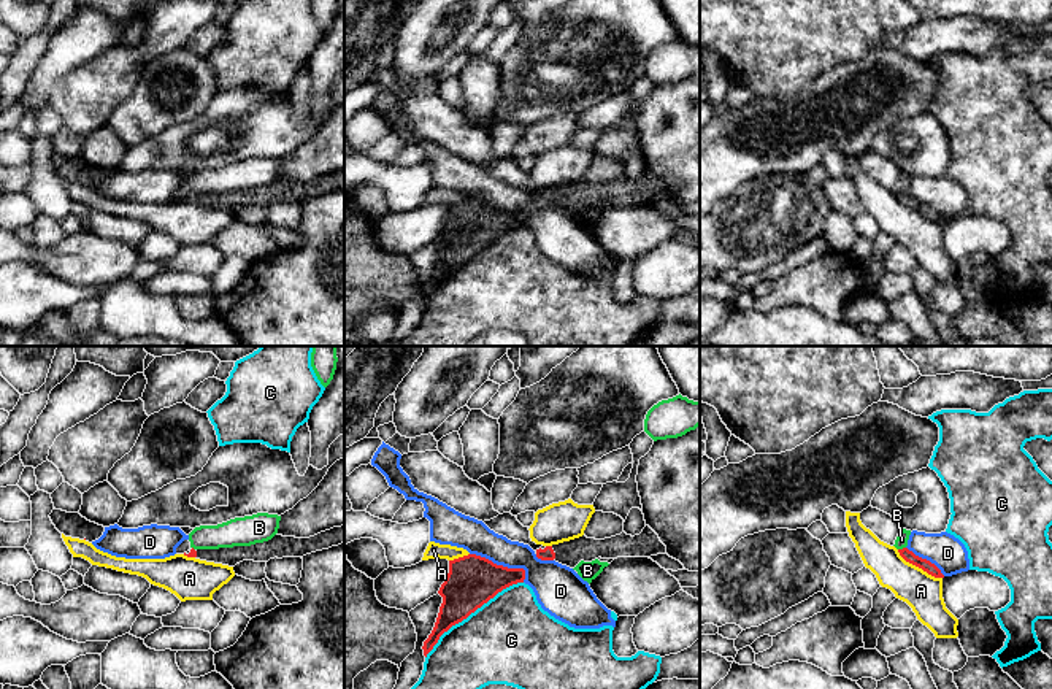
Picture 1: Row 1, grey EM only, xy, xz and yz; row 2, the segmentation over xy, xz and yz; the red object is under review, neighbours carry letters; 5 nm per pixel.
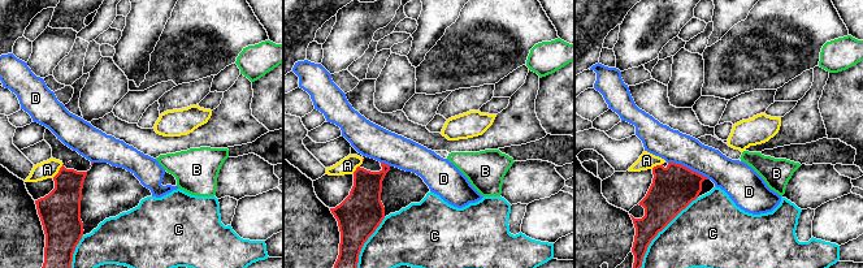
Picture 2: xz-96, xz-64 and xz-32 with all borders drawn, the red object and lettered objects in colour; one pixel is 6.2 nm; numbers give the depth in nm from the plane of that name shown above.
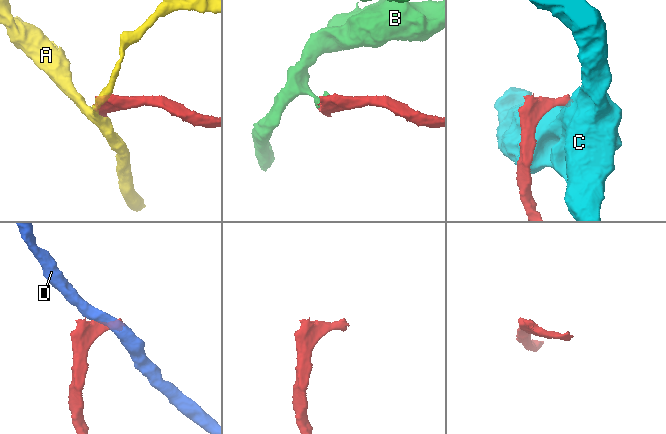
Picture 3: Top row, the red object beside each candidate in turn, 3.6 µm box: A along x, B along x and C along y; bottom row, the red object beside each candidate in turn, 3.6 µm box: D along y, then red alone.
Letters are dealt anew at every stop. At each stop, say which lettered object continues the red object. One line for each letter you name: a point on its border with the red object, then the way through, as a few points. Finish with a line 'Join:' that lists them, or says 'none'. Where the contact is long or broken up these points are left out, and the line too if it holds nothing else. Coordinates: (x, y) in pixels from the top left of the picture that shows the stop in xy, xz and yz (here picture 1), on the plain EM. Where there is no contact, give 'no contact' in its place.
Join: none

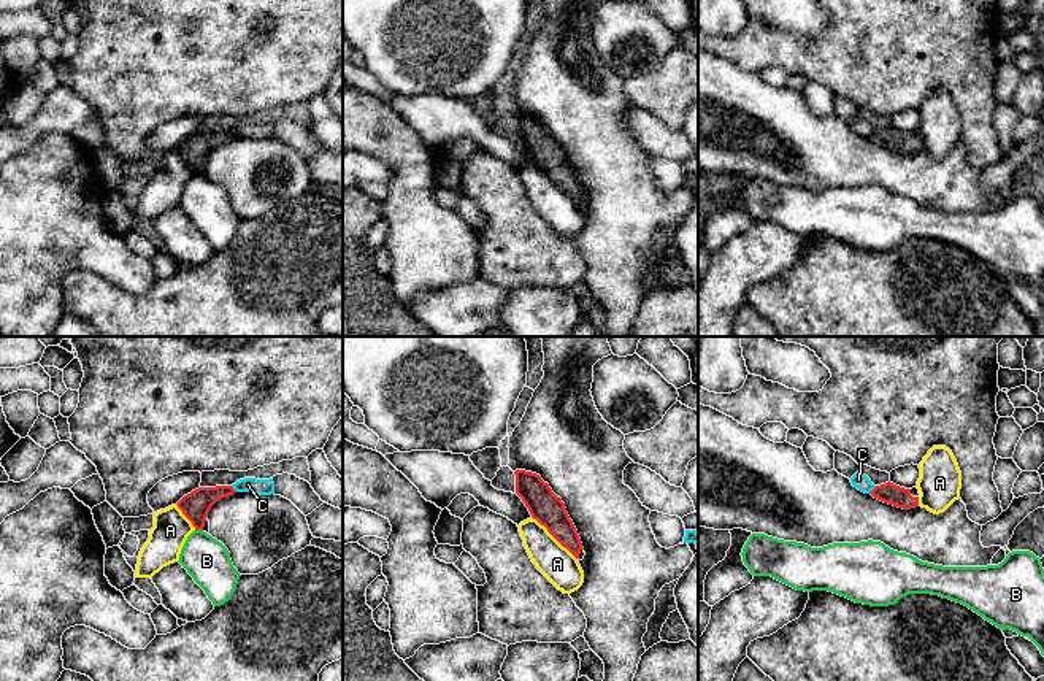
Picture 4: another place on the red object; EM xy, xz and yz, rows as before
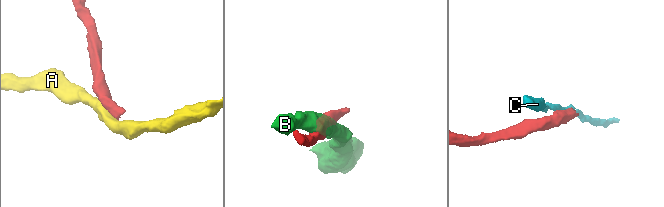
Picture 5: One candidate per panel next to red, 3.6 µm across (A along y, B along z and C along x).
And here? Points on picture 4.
Join: none

